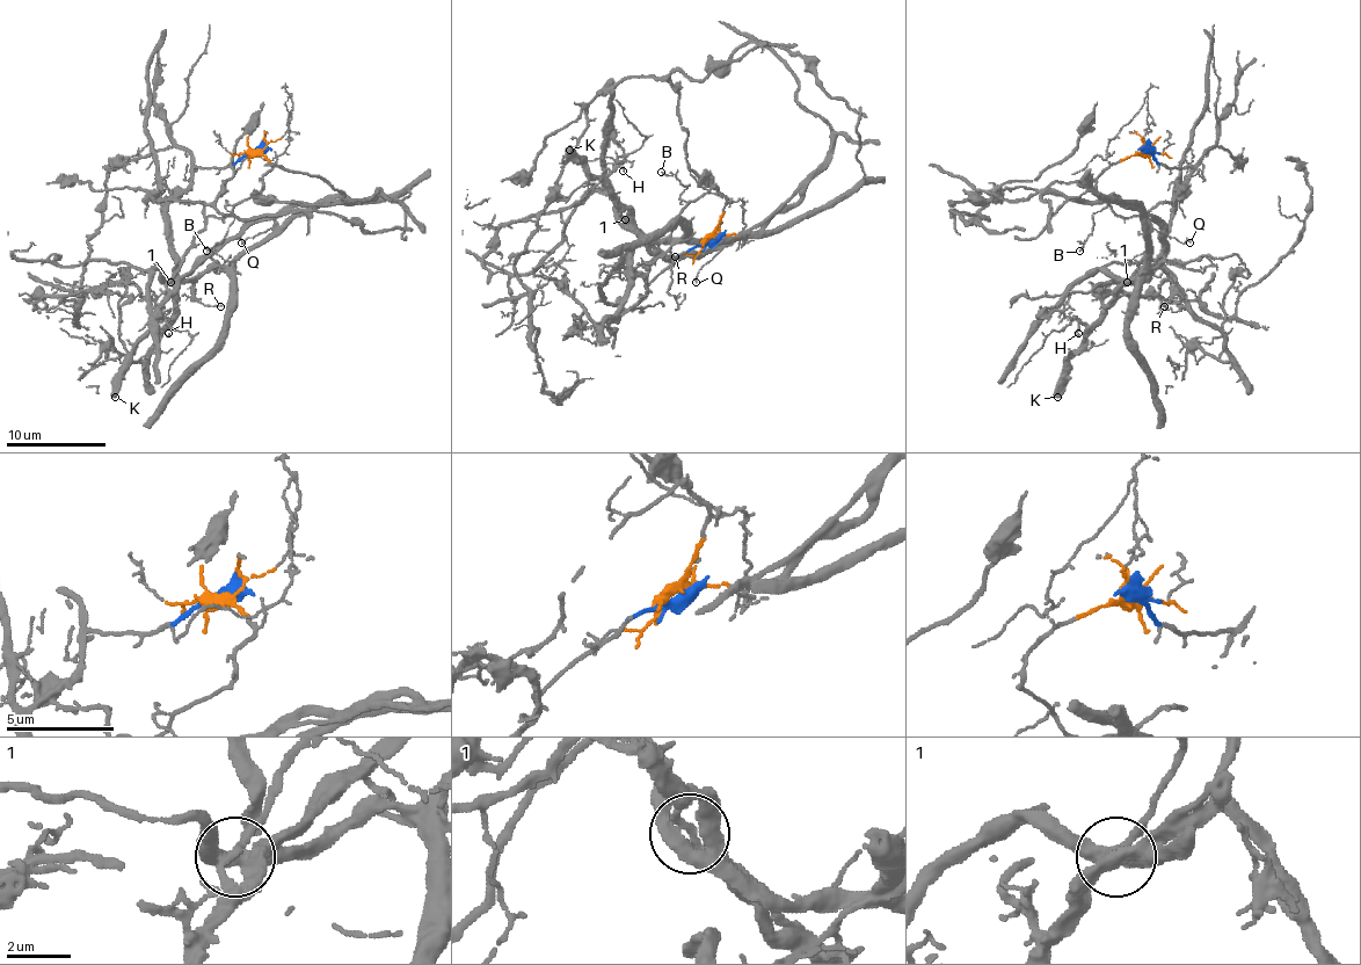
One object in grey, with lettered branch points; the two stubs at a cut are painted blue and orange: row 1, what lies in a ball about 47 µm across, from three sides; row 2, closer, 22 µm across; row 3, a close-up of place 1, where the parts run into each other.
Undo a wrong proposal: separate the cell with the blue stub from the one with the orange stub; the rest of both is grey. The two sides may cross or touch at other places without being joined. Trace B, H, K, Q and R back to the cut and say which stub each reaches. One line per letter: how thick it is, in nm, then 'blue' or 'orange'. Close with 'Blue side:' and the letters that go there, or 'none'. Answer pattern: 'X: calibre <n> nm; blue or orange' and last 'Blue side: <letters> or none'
B: calibre 100 nm; orange
H: calibre 100 nm; orange
K: calibre 550 nm; orange
Q: calibre 120 nm; orange
R: calibre 120 nm; orange
Blue side: none

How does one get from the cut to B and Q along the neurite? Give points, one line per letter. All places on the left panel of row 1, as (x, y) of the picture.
B: (256, 151), (268, 160), (271, 171), (261, 181), (259, 193), (226, 208), (235, 218), (226, 236), (206, 251)
Q: (256, 151), (271, 166), (261, 190), (204, 220), (179, 273), (189, 275), (259, 220), (271, 220), (241, 242)

